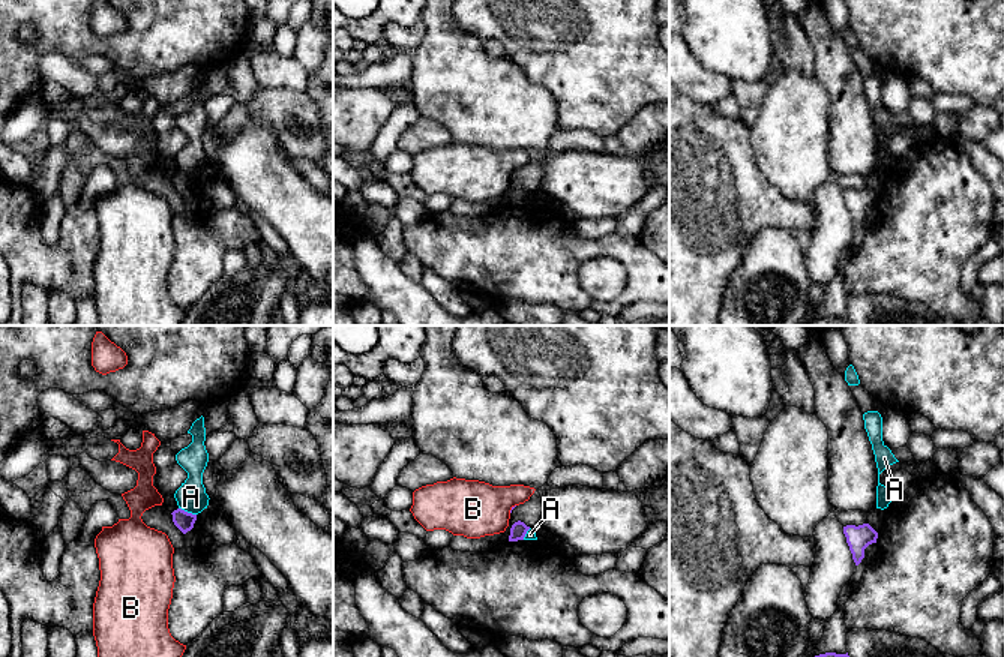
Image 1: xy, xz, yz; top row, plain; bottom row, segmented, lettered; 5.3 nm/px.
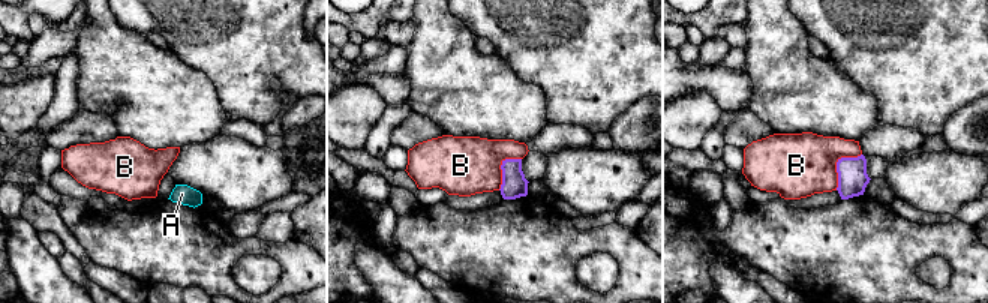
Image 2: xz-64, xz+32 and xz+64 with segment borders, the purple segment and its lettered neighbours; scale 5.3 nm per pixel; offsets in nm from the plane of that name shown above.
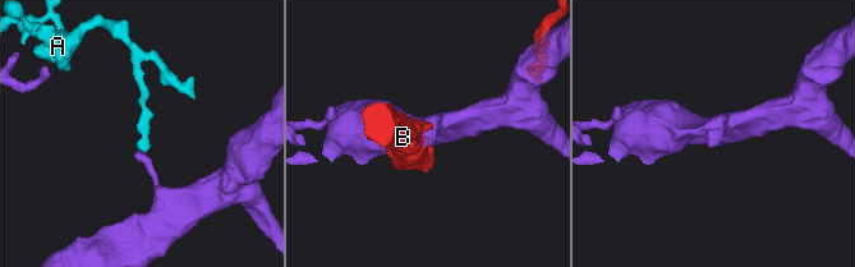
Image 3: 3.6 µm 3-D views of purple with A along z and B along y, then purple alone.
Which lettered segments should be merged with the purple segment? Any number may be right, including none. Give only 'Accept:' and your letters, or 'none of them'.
Accept: none of them

